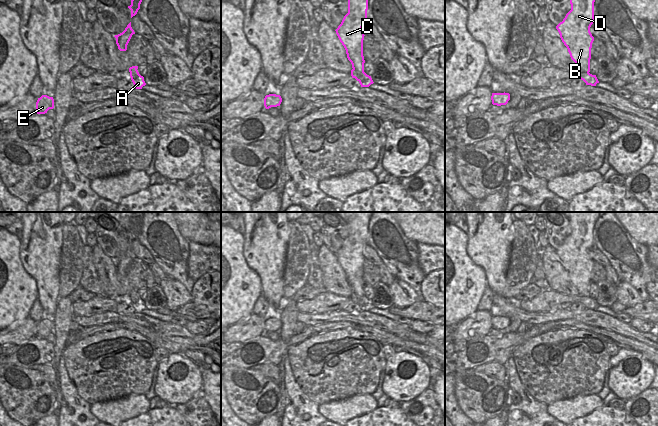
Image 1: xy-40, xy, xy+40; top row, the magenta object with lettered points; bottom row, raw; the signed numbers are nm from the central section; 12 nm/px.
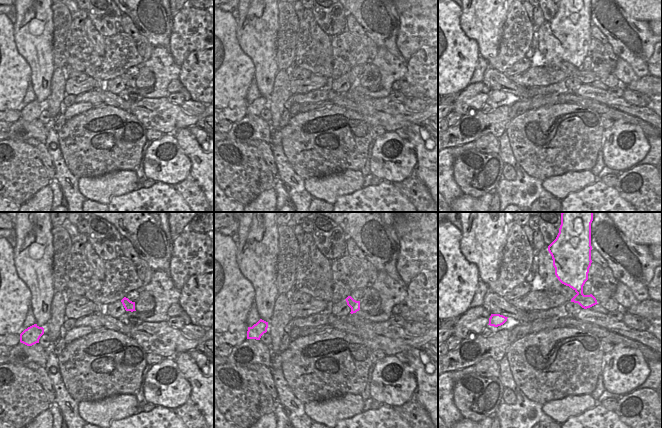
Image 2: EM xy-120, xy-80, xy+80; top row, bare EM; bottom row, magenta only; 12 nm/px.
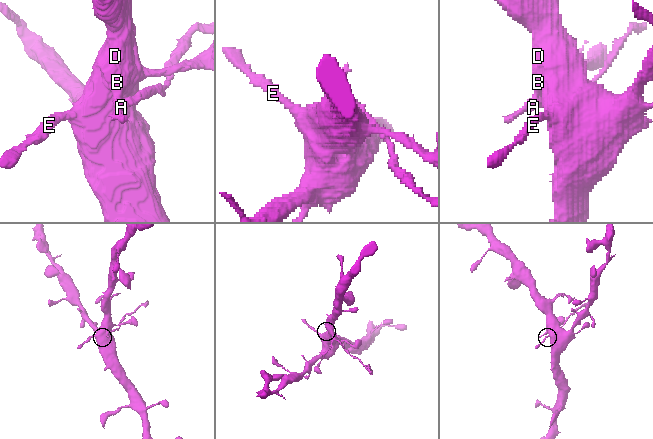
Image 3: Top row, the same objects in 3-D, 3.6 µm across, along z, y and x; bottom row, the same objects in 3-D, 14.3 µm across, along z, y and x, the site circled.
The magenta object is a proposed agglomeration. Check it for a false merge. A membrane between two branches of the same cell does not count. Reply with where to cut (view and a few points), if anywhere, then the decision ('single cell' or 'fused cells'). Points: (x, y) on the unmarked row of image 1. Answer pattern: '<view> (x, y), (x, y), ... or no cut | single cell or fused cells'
xy (353, 292), (363, 296) | fused cells

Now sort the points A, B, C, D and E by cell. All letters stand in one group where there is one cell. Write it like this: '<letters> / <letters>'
A / B C D E

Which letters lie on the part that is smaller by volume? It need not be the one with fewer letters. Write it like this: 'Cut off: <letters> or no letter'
Cut off: A

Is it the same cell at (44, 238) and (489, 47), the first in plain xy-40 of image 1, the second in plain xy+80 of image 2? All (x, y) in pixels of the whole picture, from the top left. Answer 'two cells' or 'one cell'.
one cell

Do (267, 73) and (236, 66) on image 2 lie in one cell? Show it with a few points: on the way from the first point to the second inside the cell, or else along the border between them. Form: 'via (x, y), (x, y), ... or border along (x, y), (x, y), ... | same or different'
border along (242, 50), (252, 62), (254, 78) | different

